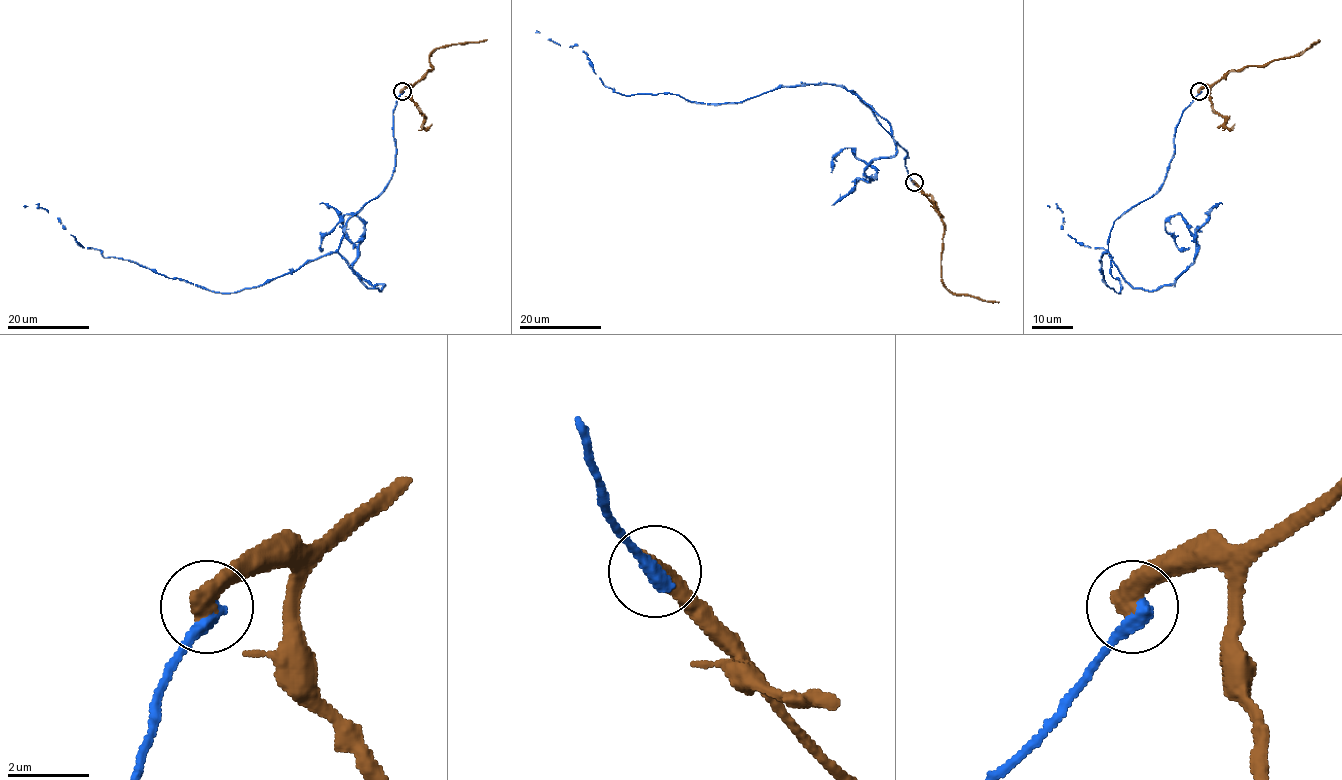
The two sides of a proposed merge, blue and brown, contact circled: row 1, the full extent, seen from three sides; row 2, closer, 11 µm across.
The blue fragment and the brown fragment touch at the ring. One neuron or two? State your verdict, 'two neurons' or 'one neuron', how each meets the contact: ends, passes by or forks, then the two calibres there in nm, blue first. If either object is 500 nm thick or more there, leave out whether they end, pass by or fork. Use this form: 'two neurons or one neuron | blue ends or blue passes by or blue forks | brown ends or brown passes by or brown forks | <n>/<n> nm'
two neurons | blue ends | brown ends | 420/480 nm

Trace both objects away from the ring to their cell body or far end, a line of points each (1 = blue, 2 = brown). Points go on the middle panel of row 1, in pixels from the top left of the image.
1: (914, 182), (908, 154), (840, 86), (778, 86), (724, 103), (625, 95), (605, 86), (577, 46), (535, 32)
2: (914, 182), (940, 213), (944, 226), (941, 258), (943, 284), (956, 294), (999, 302)

